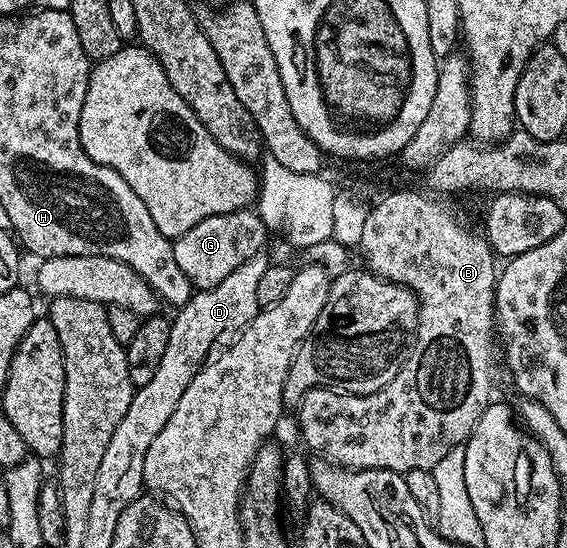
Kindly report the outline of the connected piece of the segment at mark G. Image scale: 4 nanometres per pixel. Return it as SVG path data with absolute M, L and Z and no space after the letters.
M243 210L216 214L212 218L204 218L204 222L196 222L192 230L173 241L176 266L184 270L188 282L195 289L220 286L232 270L244 266L252 257L259 255L266 244L268 229L258 216L257 211Z

